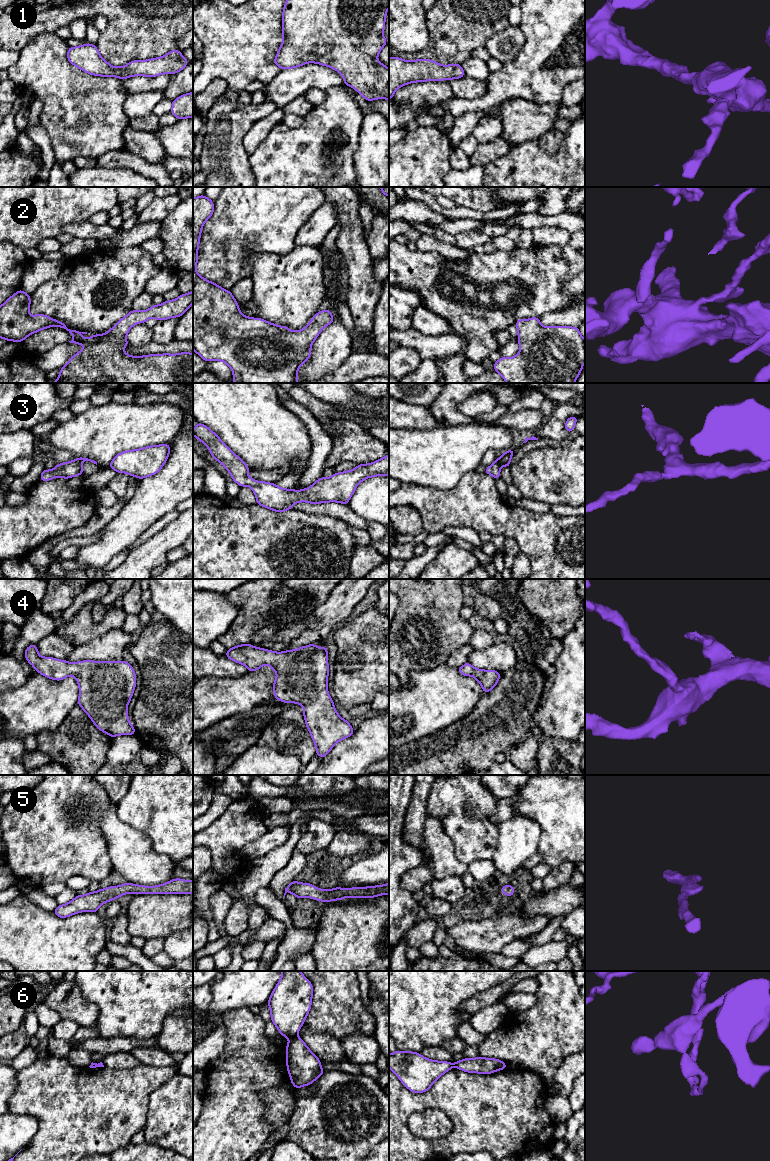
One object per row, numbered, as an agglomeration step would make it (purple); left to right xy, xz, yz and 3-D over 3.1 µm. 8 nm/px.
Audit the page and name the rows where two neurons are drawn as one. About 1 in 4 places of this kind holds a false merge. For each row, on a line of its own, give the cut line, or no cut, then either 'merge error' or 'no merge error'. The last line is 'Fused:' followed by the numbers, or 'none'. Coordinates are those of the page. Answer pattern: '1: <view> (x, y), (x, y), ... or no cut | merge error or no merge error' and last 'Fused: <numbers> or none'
1: no cut | no merge error
2: no cut | no merge error
3: no cut | no merge error
4: no cut | no merge error
5: no cut | no merge error
6: xz (296, 1035), (291, 1039) | merge error
Fused: 6

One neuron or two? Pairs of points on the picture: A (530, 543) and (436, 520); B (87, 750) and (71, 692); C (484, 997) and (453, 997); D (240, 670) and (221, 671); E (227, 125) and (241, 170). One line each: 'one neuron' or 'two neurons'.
A: one neuron
B: two neurons
C: two neurons
D: one neuron
E: one neuron

